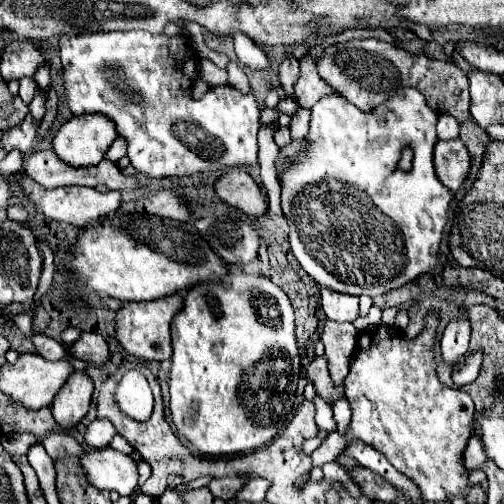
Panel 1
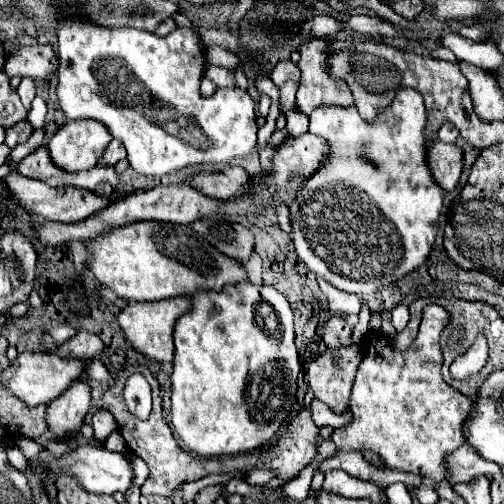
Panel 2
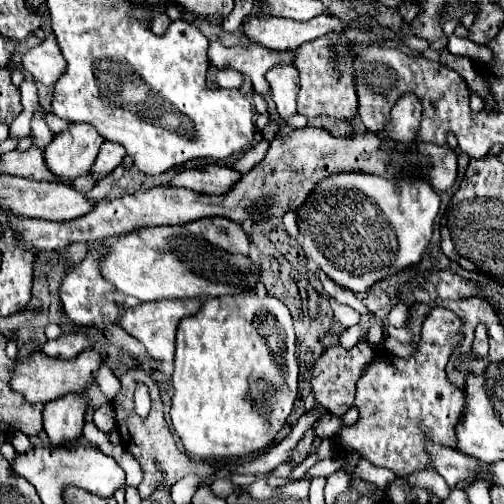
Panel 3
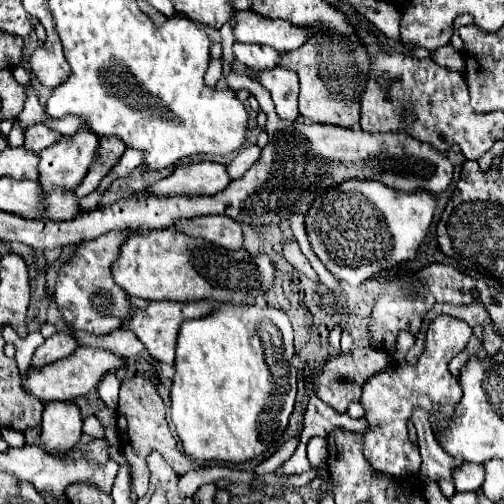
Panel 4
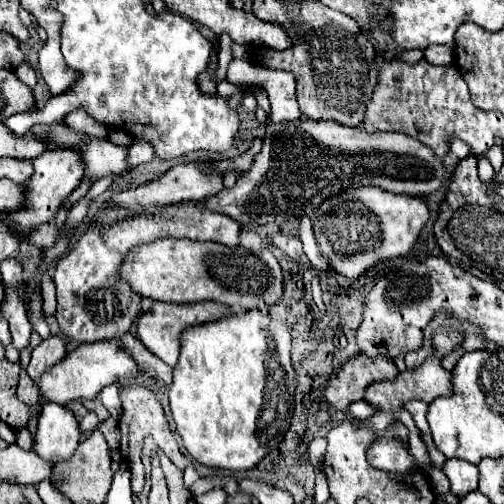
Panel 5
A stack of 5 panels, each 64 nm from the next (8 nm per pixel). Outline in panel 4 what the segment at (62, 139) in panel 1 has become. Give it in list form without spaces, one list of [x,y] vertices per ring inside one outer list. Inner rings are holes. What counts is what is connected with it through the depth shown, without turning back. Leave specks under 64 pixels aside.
[[[82,130],[76,136],[64,136],[60,144],[40,152],[38,182],[42,192],[48,194],[52,188],[62,188],[64,192],[74,190],[88,174],[96,148],[98,136]]]

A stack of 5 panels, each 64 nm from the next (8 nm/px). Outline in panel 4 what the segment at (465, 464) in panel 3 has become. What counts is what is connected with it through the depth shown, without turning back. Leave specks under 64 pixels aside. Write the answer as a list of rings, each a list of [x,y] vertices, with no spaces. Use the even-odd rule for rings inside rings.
[[[414,408],[412,422],[418,430],[418,442],[420,442],[420,456],[422,456],[420,476],[424,476],[428,480],[436,480],[440,476],[452,480],[452,470],[456,466],[460,466],[462,462],[448,456],[440,448],[440,444],[436,444],[436,438],[432,434],[430,422],[428,422],[428,412],[424,408]]]

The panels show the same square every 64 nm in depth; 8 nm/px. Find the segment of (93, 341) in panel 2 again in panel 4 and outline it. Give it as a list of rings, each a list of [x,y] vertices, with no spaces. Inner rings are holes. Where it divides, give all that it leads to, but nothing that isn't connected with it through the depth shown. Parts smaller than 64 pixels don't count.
[[[56,332],[54,336],[46,338],[46,342],[40,348],[36,348],[30,366],[42,368],[44,364],[52,364],[60,358],[66,358],[76,350],[76,346],[76,340],[68,332]]]

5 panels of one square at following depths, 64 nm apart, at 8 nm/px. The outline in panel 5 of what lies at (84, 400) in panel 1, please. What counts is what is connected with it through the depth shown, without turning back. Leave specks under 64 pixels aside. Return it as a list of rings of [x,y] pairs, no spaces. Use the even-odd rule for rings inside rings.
[[[46,402],[42,406],[34,434],[34,452],[42,460],[56,464],[62,460],[70,460],[78,444],[80,430],[76,416],[60,404]]]

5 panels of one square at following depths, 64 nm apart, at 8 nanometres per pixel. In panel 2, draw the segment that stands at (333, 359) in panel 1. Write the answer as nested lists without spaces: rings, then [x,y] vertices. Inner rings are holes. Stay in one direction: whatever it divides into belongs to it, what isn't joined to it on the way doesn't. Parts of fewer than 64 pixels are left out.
[[[330,318],[328,324],[324,326],[322,338],[328,348],[340,348],[340,346],[352,344],[350,334],[352,334],[352,328],[342,318]]]

